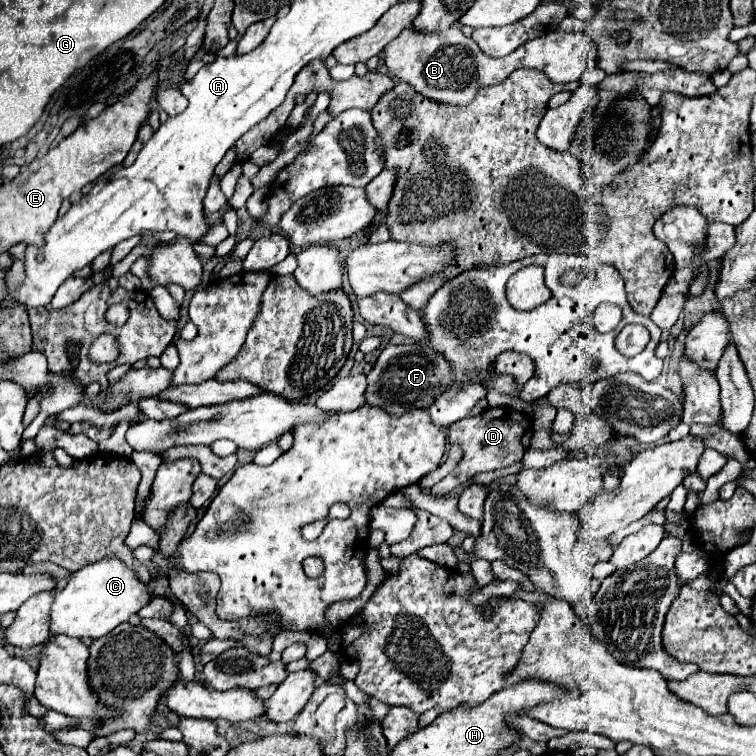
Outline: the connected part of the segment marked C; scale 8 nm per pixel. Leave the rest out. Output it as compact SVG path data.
M116 556L96 560L86 568L72 572L66 588L56 594L52 604L52 634L68 634L74 638L100 638L116 628L120 622L128 622L142 606L150 602L150 586L142 582L130 566Z

